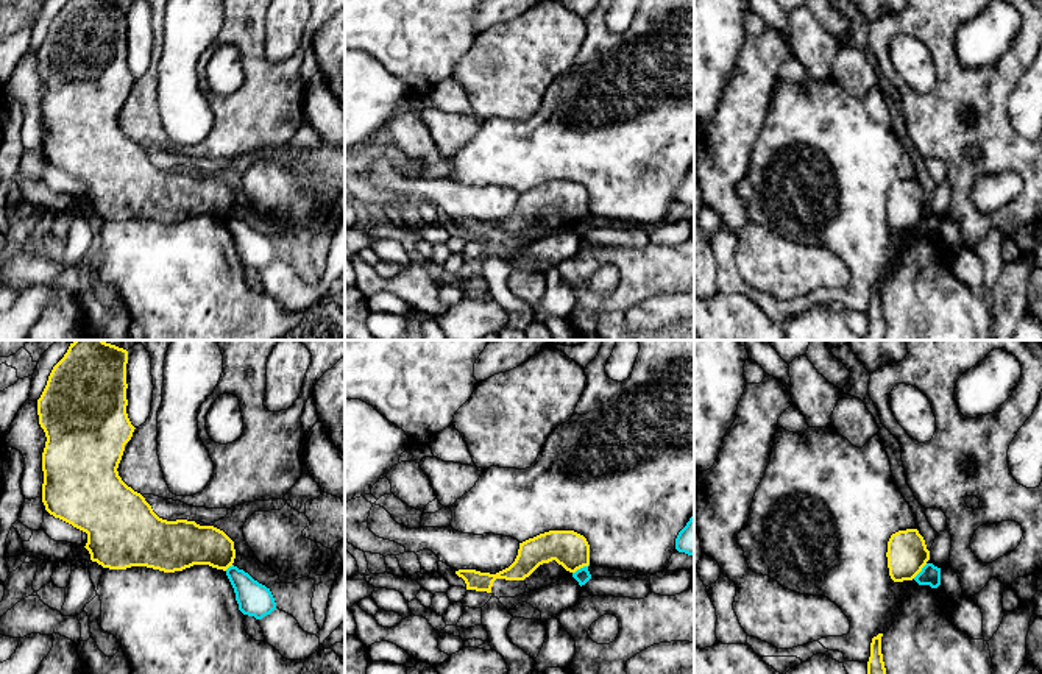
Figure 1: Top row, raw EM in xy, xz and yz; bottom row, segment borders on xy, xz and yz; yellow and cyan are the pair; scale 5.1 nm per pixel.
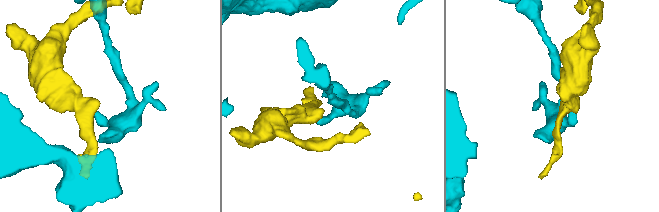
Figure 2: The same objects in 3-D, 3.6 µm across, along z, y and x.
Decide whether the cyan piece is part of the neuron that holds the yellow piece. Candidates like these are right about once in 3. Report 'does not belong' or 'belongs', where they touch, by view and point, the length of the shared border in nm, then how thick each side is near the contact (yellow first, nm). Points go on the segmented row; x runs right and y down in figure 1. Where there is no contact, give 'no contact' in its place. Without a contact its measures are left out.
does not belong; contact xz (581, 567); length 100 nm; calibres 190 and 80 nm

